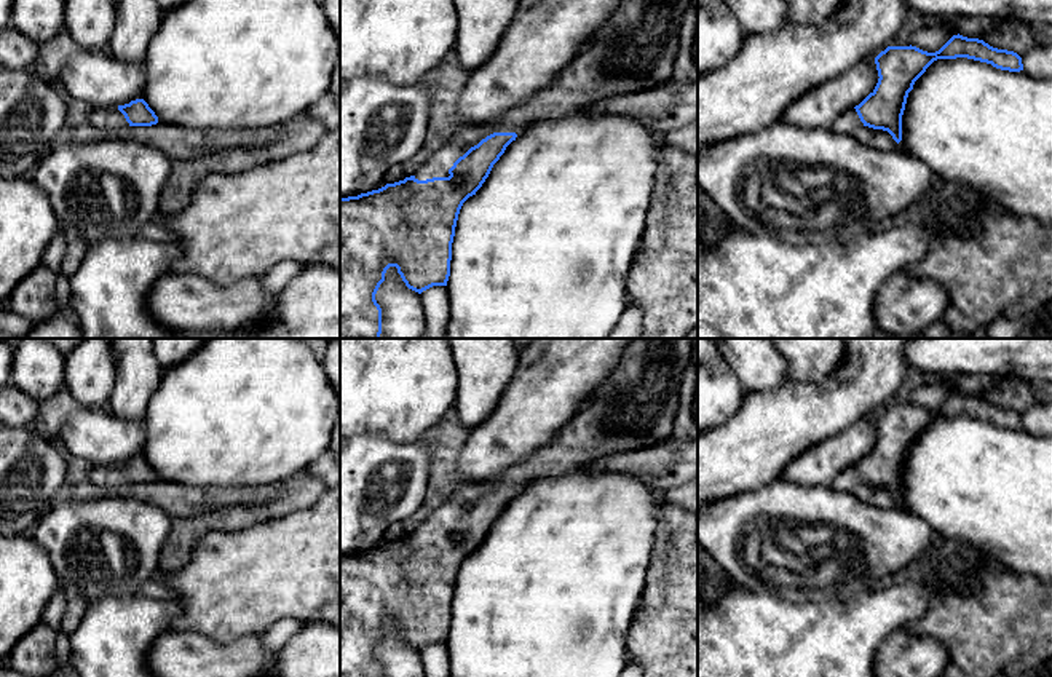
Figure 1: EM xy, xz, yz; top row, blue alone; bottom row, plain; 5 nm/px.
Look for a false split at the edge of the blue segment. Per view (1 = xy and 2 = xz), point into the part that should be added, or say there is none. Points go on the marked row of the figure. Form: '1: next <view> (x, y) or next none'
1: next xy (110, 118)
2: next xz (634, 50)

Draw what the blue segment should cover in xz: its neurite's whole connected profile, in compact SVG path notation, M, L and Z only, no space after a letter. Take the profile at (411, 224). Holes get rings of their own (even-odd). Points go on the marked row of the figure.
M619 0L575 59L525 104L493 123L461 126L413 176L358 196L340 198L340 338L380 338L382 308L375 294L390 267L396 267L405 286L418 294L433 286L447 286L460 209L482 187L517 136L543 120L670 81L690 2Z

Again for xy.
M144 99L107 109L89 109L89 123L102 131L121 131L129 126L152 126L161 123Z

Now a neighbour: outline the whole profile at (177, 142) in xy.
M156 123L152 126L129 126L121 131L102 131L96 139L123 139L160 148L172 161L195 160L209 153L255 147L273 142L281 126L255 129L198 129Z

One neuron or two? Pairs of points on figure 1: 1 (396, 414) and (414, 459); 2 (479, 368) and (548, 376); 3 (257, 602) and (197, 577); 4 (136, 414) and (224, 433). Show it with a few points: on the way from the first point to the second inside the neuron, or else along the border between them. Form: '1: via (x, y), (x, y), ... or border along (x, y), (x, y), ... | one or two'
1: border along (371, 431), (396, 441), (417, 441), (423, 436) | two
2: border along (521, 355), (516, 371), (495, 406) | two
3: via (243, 588), (211, 586) | one
4: border along (160, 382), (141, 423) | two

